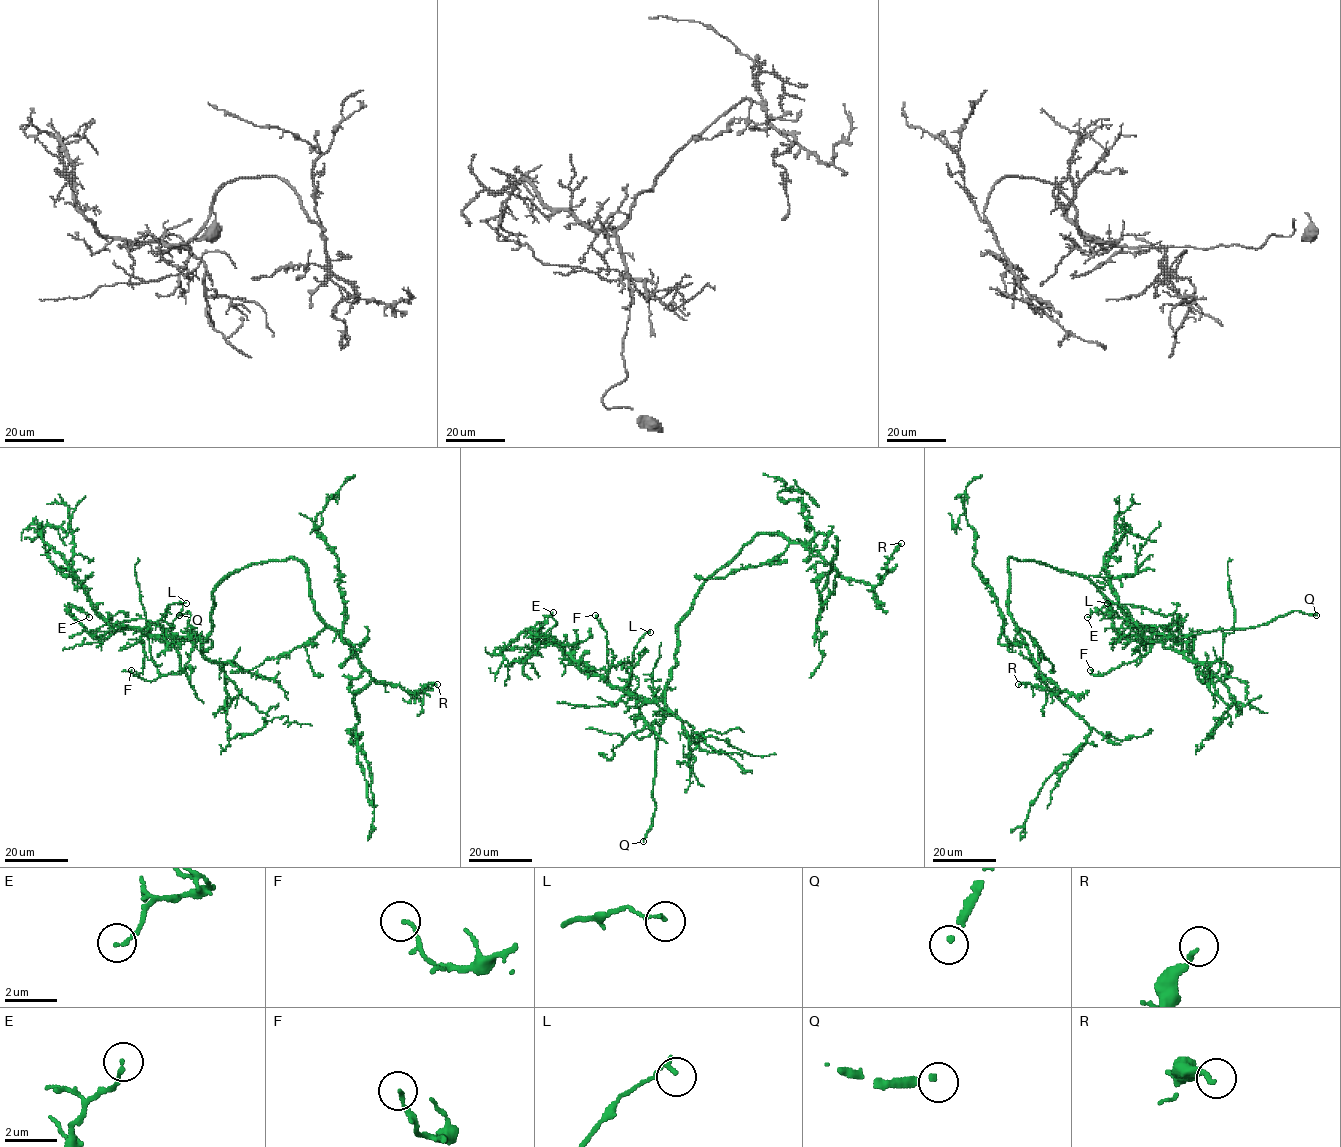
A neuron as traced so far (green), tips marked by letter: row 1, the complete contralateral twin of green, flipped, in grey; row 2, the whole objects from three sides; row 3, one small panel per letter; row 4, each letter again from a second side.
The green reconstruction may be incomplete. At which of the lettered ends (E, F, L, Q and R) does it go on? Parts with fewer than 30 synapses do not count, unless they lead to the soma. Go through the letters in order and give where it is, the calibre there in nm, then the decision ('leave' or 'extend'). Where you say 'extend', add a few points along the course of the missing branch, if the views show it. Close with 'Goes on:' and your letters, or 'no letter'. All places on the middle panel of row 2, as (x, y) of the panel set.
E: at (553, 612); 130 nm thick; leave
F: at (595, 615); 120 nm thick; leave
L: at (650, 632); 140 nm thick; leave
Q: at (643, 841); 160 nm thick; extend
R: at (901, 543); 170 nm thick; leave
Goes on: Q

